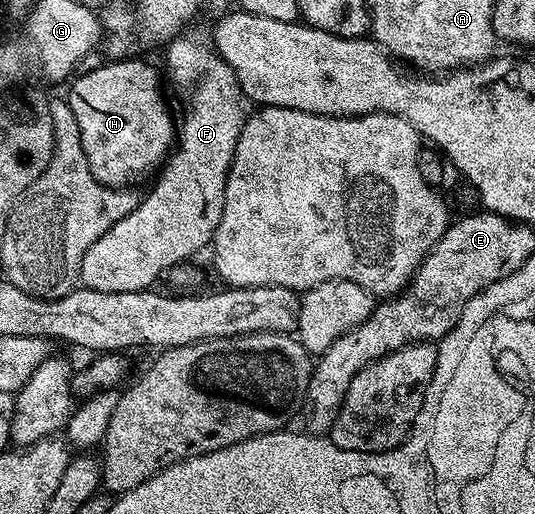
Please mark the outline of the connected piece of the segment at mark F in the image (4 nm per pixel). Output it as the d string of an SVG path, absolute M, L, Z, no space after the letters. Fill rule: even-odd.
M182 33L169 40L169 52L165 55L169 79L175 93L175 143L170 156L162 164L153 189L141 203L122 221L99 237L83 255L80 265L80 282L86 290L97 292L135 292L148 290L154 286L155 279L189 258L193 253L205 248L212 242L219 221L222 220L223 204L226 201L226 179L233 163L239 133L246 121L241 103L241 84L234 70L221 59L216 46L201 35Z

